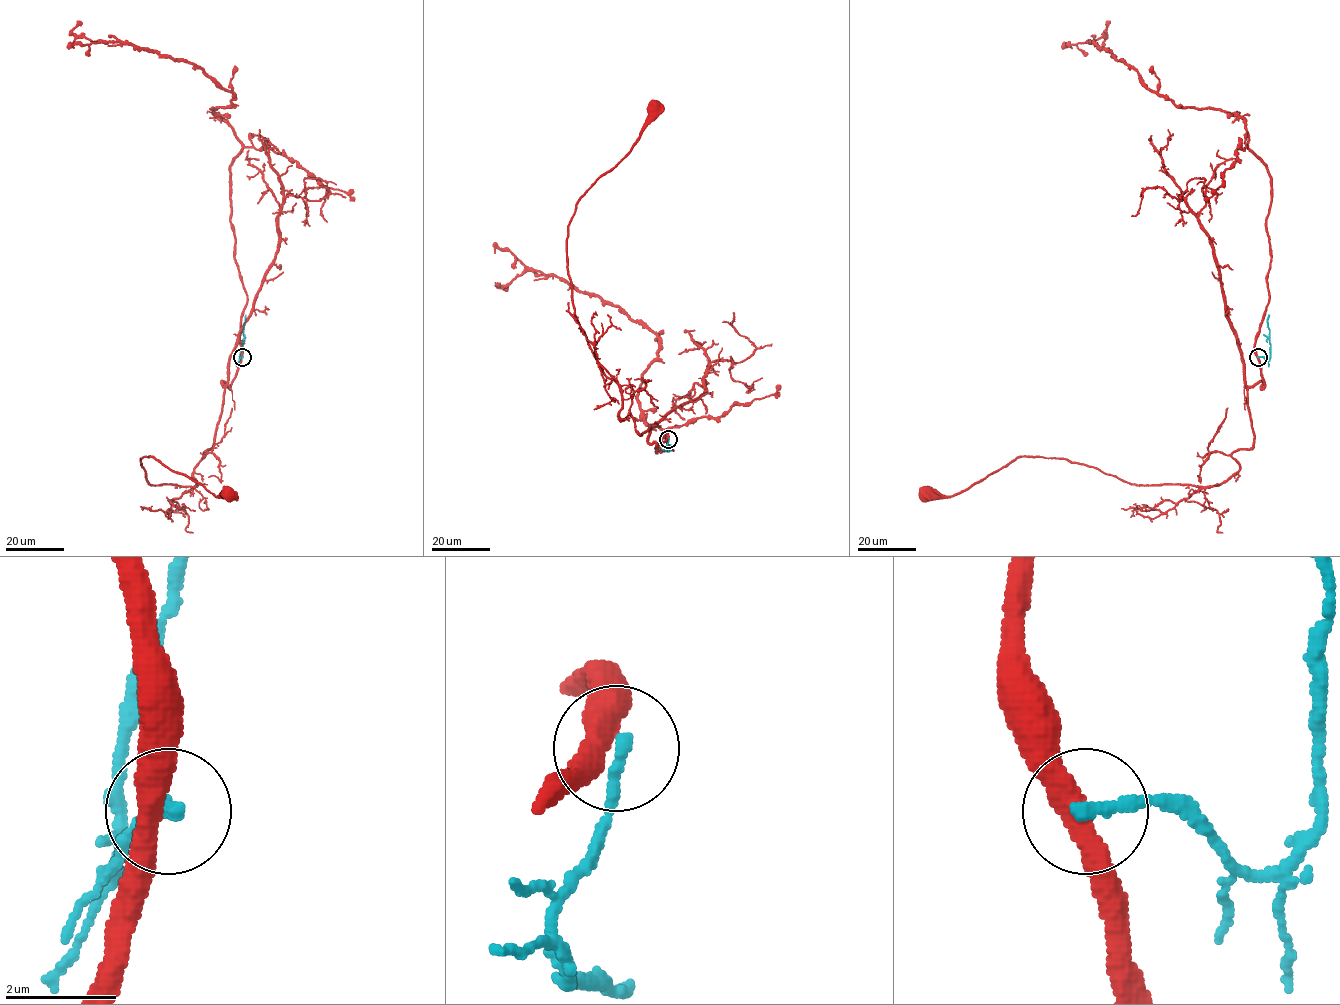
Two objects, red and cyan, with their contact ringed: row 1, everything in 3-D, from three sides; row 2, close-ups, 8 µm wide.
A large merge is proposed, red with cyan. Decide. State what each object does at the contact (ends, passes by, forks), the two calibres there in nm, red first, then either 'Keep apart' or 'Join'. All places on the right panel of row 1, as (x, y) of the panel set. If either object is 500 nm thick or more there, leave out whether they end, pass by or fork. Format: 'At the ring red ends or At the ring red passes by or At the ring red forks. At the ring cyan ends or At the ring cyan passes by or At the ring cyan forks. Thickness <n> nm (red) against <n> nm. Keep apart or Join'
At the ring red passes by. At the ring cyan ends. Thickness 420 nm (red) against 260 nm. Keep apart

